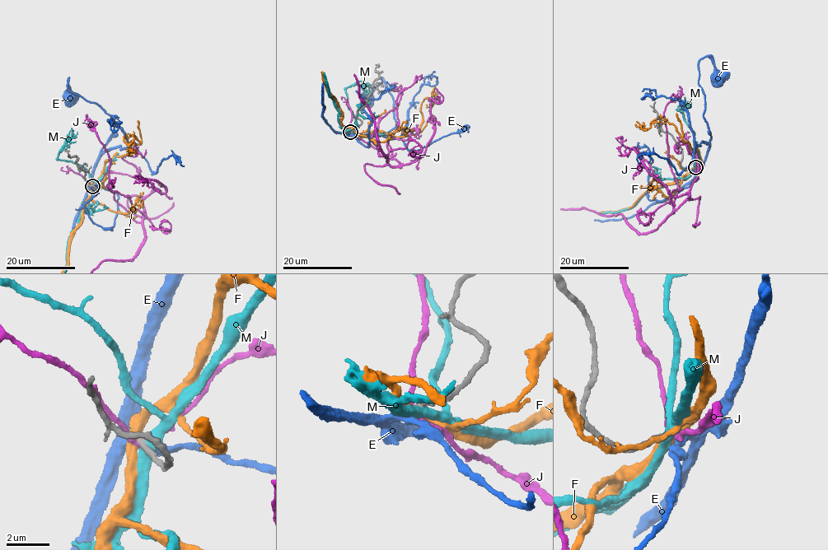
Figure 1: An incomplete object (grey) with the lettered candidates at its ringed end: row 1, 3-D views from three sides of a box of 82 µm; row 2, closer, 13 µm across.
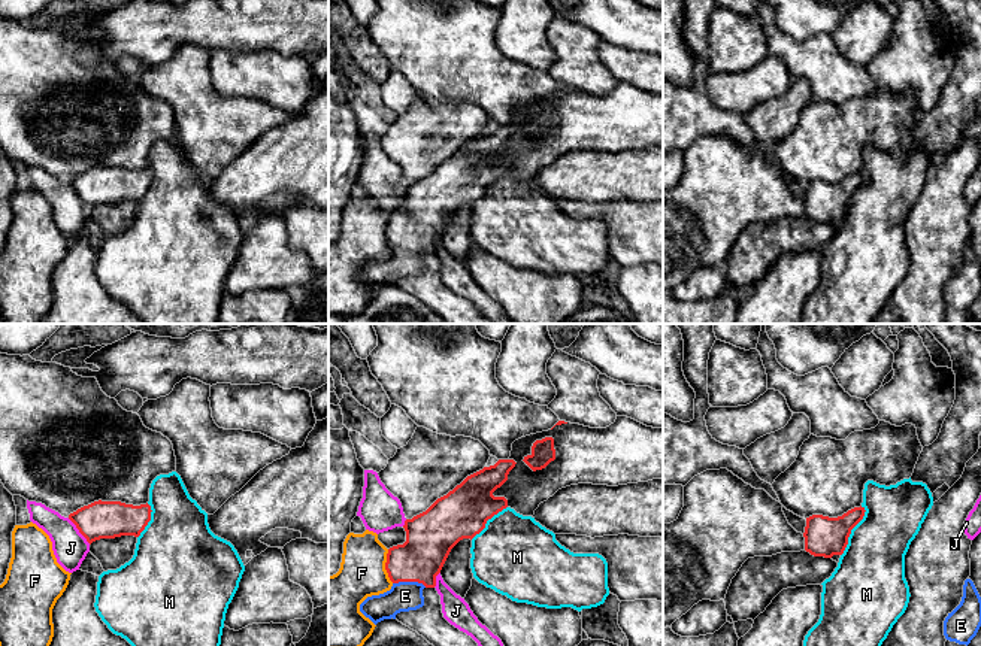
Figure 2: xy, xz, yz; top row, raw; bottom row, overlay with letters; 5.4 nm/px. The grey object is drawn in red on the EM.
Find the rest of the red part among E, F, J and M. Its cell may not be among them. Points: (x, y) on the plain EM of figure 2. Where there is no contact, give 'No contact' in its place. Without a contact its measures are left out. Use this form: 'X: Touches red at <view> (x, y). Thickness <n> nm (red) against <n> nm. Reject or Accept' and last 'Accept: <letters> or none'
E: Touches red at xz (409, 246). Thickness 260 nm (red) against 160 nm. Accept
F: Touches red at xz (385, 231). Thickness 240 nm (red) against 240 nm. Reject
J: Touches red at xy (79, 197). Thickness 200 nm (red) against 190 nm. Reject
M: Touches red at yz (850, 197). Thickness 220 nm (red) against 360 nm. Reject
Accept: E

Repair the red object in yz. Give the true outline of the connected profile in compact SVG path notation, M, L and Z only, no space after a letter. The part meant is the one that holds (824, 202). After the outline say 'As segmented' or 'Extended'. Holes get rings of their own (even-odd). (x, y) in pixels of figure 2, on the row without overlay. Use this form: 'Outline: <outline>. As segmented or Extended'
Outline: M854 173L838 184L812 181L806 184L805 216L814 222L842 221L851 195L863 185L865 173Z. As segmented

